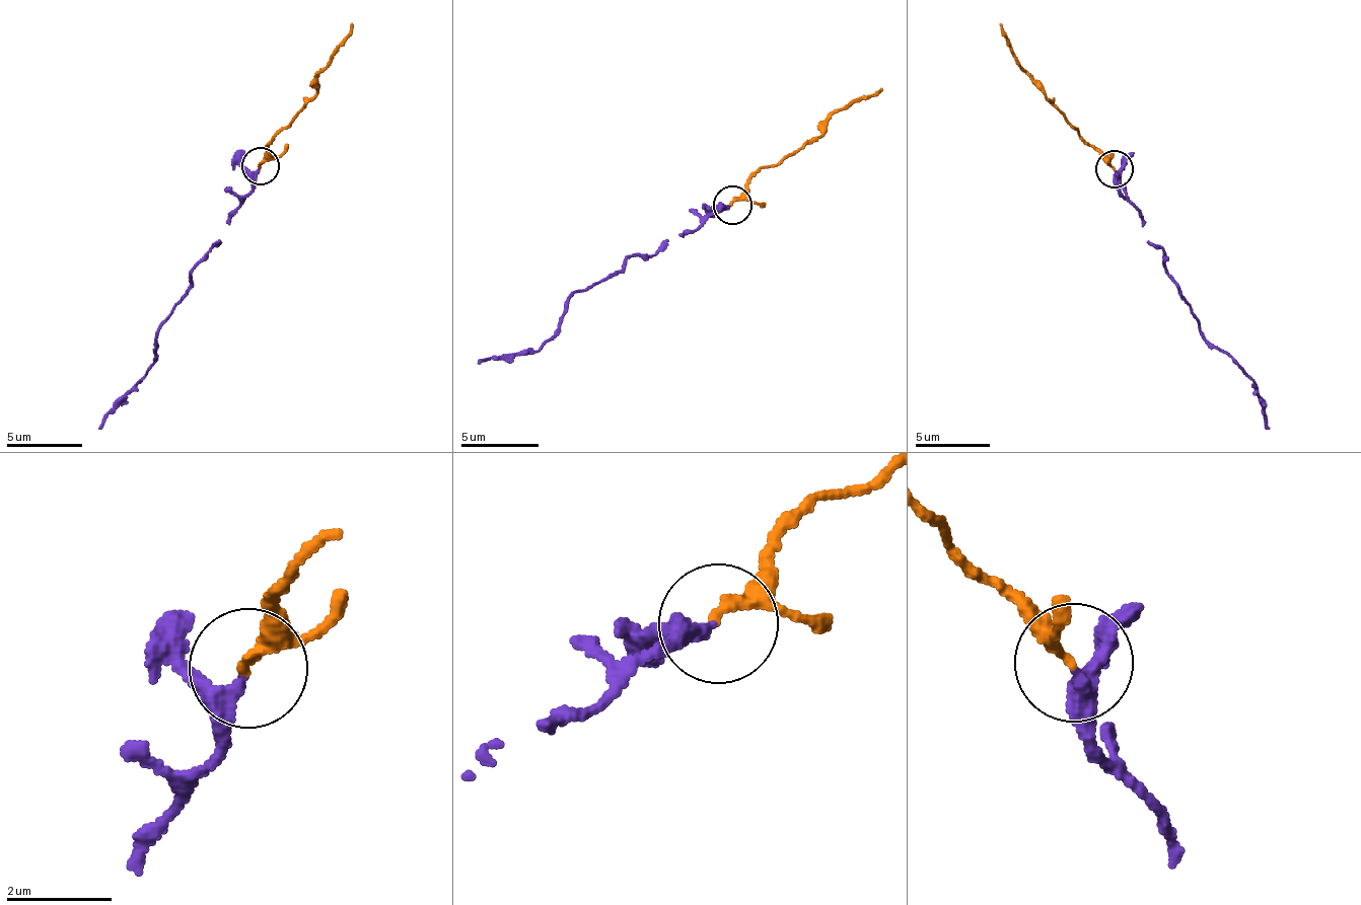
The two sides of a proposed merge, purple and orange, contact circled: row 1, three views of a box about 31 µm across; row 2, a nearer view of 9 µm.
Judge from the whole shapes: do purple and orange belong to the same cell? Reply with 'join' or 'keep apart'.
join

